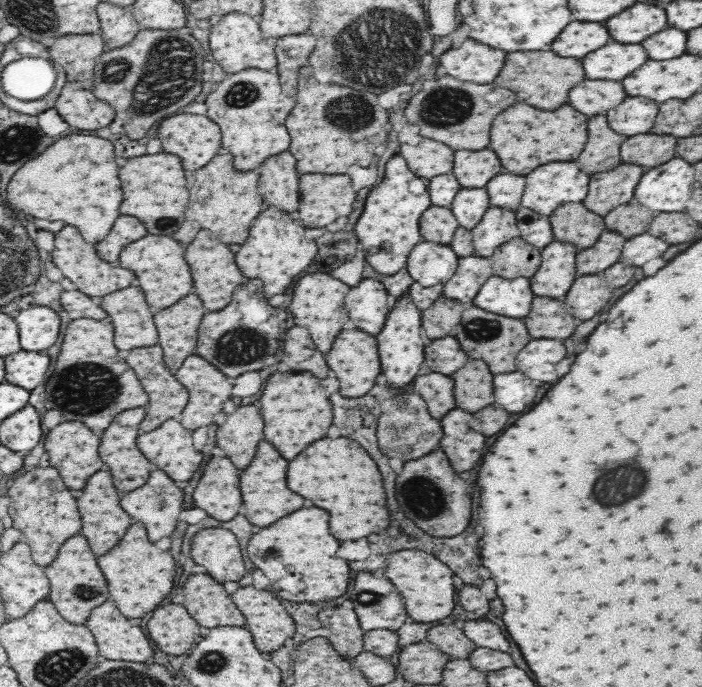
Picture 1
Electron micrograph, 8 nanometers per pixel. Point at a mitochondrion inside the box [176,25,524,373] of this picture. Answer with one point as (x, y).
(444, 107)

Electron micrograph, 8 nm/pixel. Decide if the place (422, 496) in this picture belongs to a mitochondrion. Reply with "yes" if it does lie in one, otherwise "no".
yes

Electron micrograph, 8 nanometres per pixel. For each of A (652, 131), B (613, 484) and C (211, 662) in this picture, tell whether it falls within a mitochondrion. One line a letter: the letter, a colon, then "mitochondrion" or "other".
A: other
B: mitochondrion
C: mitochondrion

